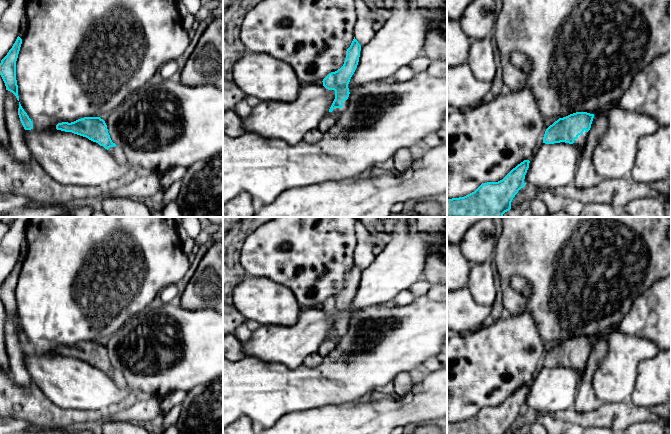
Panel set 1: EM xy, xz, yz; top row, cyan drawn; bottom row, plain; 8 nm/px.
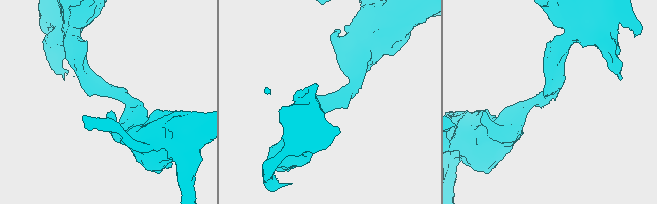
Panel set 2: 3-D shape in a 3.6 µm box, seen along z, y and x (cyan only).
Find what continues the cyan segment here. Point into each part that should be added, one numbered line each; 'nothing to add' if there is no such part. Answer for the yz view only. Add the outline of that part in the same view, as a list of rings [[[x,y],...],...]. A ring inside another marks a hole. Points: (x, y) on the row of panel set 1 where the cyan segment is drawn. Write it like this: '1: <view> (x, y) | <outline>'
1: yz (580, 143) | [[[585,130],[582,135],[579,135],[577,139],[574,140],[573,146],[577,148],[578,150],[578,164],[580,163],[583,152],[586,146],[586,136],[587,133]]]

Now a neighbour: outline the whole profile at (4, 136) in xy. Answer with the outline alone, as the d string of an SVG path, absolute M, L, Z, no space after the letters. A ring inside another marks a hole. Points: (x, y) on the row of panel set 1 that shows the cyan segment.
M0 75L0 143L9 147L9 134L5 122L5 94L6 86Z

